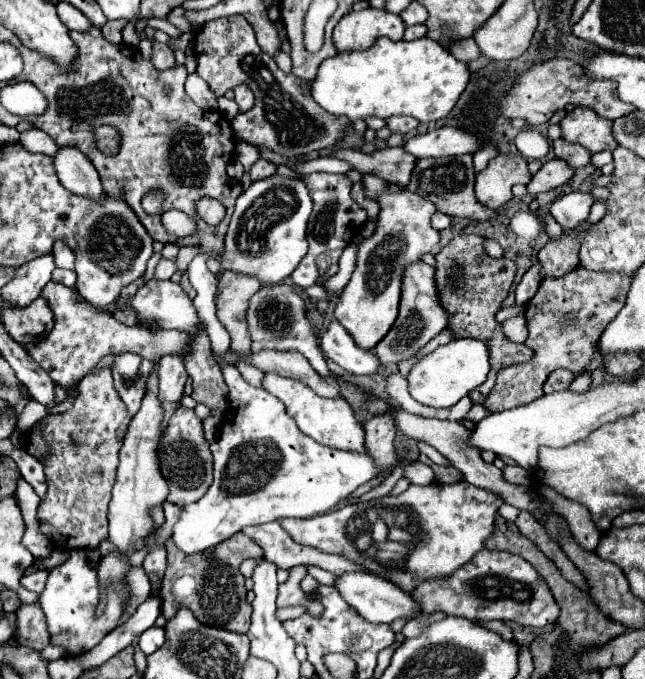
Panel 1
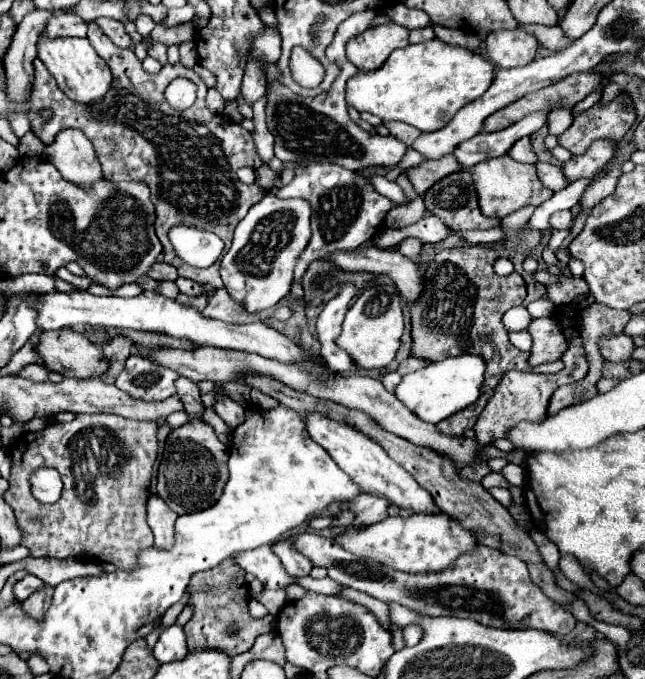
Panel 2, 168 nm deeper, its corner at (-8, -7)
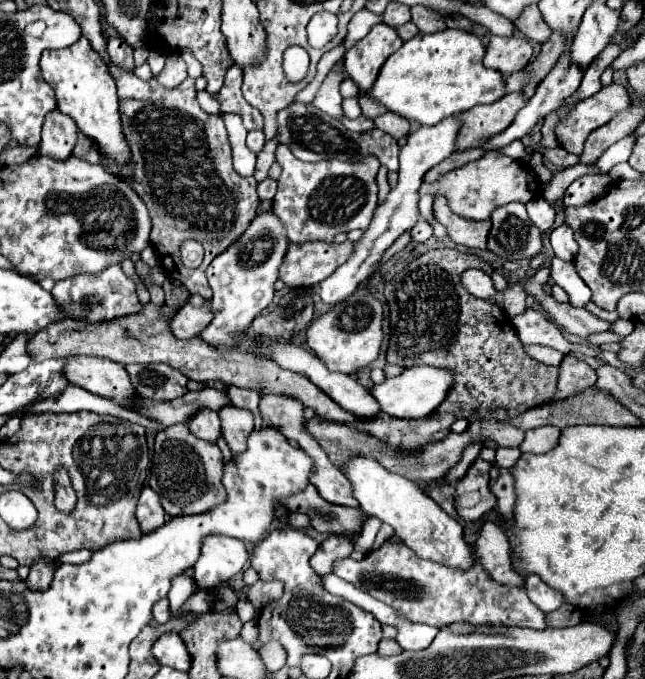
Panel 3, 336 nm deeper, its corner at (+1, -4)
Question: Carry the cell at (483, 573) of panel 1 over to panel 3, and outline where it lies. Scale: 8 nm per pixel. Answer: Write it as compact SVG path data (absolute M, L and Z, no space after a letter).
M383 544L379 550L369 552L369 554L367 554L363 560L359 560L359 562L353 560L353 558L345 558L345 560L335 562L335 574L337 574L339 578L343 578L345 582L353 584L355 588L359 588L359 590L371 594L373 598L377 598L377 600L389 604L391 608L397 610L397 614L399 614L401 618L405 618L405 620L409 620L409 622L421 622L421 624L429 624L429 626L435 626L435 628L441 628L441 626L447 626L447 624L453 624L453 622L471 622L471 624L475 624L475 626L483 626L483 624L485 624L485 626L519 626L519 628L537 628L537 630L547 628L547 624L545 624L545 614L529 600L529 596L527 596L527 592L525 592L523 588L511 588L511 586L503 586L503 584L493 582L493 580L489 578L489 574L481 568L479 558L475 556L475 552L473 552L473 558L475 558L473 568L467 570L467 572L461 572L461 570L451 570L449 566L443 566L443 564L435 564L435 562L429 562L429 560L421 560L421 558L419 558L411 548L407 548L405 544Z

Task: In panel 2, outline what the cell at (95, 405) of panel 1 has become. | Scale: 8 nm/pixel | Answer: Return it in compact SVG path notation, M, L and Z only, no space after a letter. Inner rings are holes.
M96 413L96 415L76 415L72 423L50 423L46 429L36 433L22 433L10 447L12 475L10 489L4 501L14 509L18 525L22 529L22 545L30 549L30 557L78 557L88 553L88 557L100 559L104 563L114 563L120 569L136 567L138 553L154 545L152 529L146 523L146 489L152 477L152 465L156 461L156 429L152 421L132 421L120 415ZM40 467L54 467L64 483L62 495L56 503L40 503L32 495L30 477Z

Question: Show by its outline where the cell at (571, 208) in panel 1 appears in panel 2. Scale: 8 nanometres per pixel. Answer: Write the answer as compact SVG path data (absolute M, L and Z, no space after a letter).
M568 209L566 211L558 211L558 213L554 213L550 217L550 225L554 229L566 229L566 231L570 231L572 225L574 225L574 213L568 211Z

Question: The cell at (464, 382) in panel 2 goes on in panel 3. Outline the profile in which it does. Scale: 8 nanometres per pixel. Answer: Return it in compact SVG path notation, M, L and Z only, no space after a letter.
M413 366L403 370L395 378L387 378L383 384L371 388L373 398L381 404L381 410L393 418L425 418L429 416L447 396L453 384L453 372L433 366Z

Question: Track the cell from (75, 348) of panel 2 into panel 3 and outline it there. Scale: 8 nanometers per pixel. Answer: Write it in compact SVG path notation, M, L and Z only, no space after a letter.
M71 356L65 360L65 364L65 376L71 380L71 384L81 386L95 396L107 398L121 408L135 408L139 394L135 392L123 364L93 356Z

